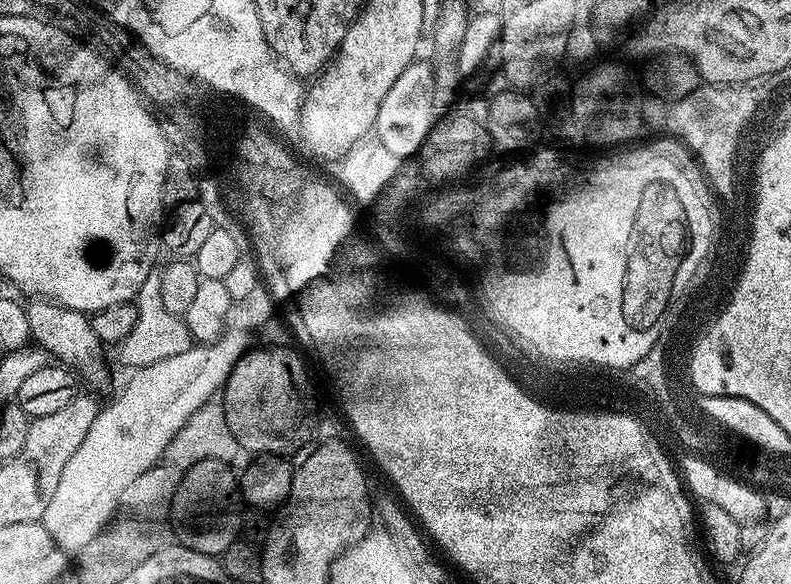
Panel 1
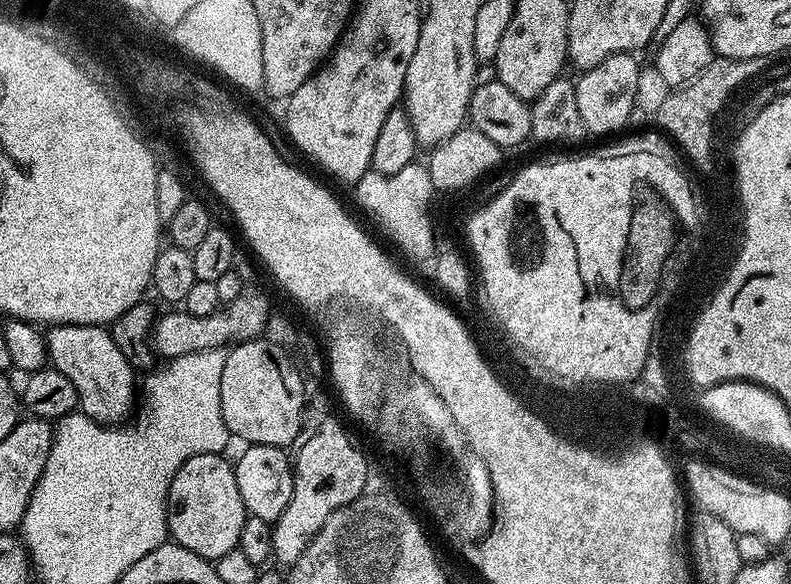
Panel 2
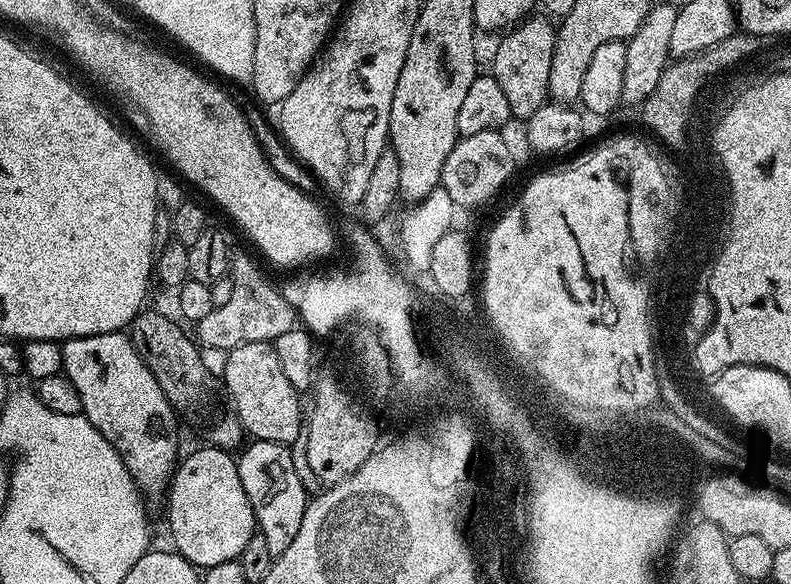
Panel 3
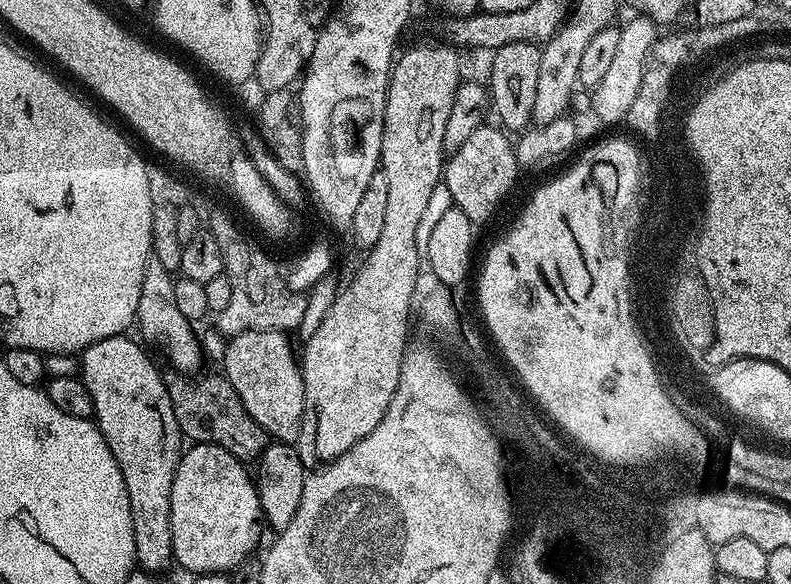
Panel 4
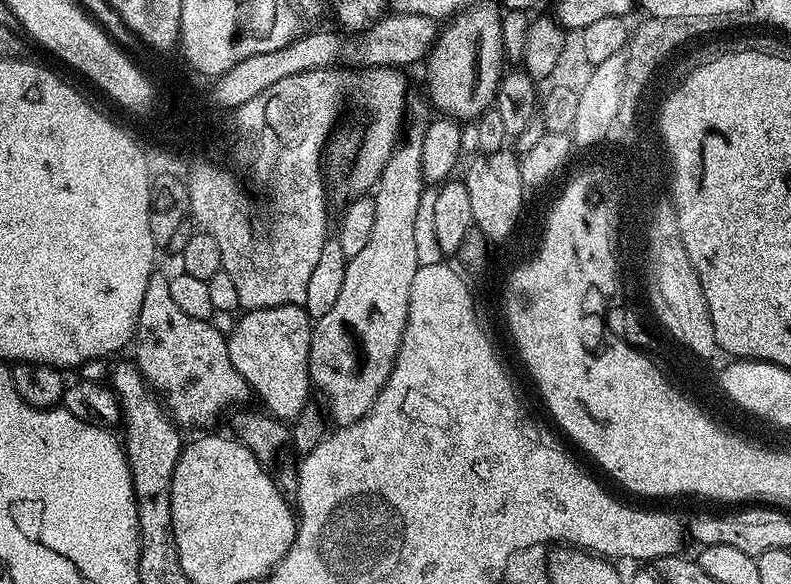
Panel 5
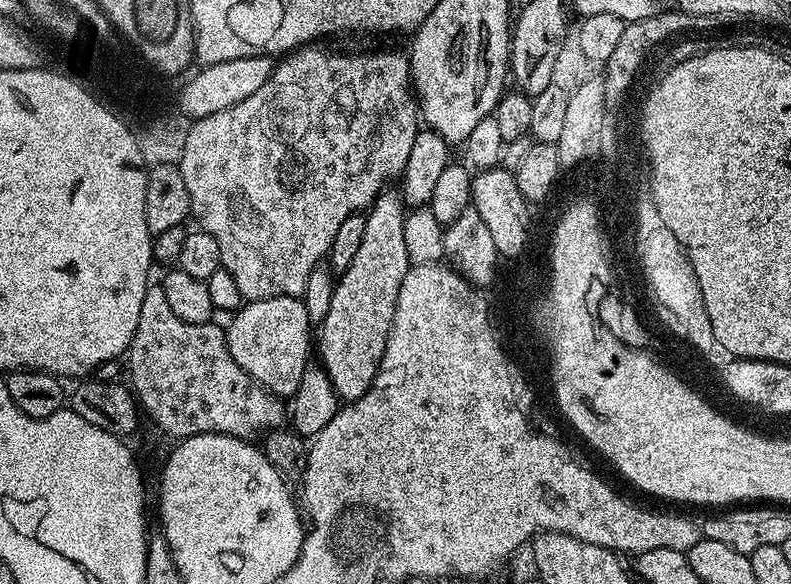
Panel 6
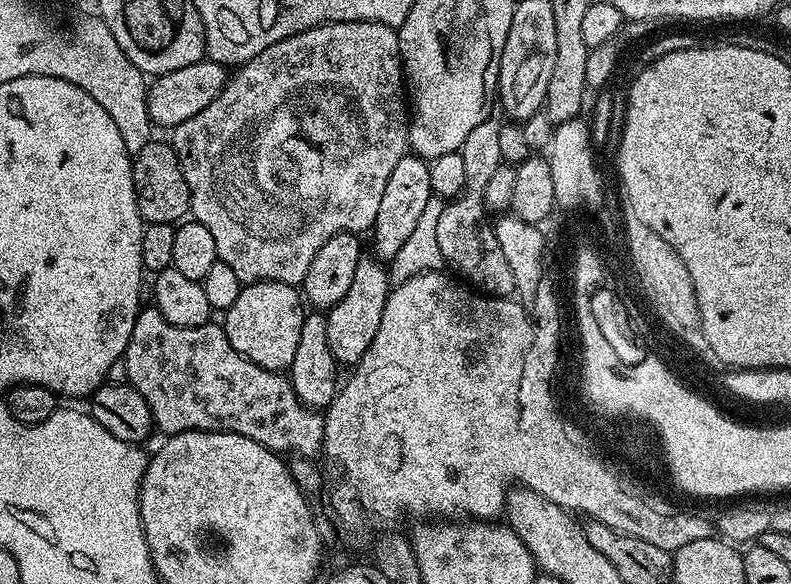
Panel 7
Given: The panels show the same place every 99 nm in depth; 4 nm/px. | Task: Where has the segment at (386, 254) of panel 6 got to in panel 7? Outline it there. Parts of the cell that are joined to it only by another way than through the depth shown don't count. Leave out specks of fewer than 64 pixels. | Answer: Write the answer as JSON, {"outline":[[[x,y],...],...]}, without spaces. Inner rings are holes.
{"outline":[[[368,254],[361,255],[358,270],[354,273],[354,282],[350,290],[346,290],[346,298],[342,298],[342,302],[326,312],[330,350],[341,365],[356,365],[370,342],[374,342],[374,334],[378,334],[378,322],[382,322],[382,310],[388,301],[389,291],[389,269],[379,259],[371,260]]]}

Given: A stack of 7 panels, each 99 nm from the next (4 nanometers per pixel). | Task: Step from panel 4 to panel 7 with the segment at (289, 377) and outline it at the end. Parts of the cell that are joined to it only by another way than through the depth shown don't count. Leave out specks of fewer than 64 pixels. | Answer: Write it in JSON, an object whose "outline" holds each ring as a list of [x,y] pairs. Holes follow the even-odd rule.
{"outline":[[[259,280],[256,284],[246,284],[241,287],[234,306],[230,306],[223,313],[222,327],[230,346],[234,346],[238,354],[242,354],[247,360],[266,370],[283,373],[294,362],[294,350],[298,347],[298,334],[302,334],[302,322],[305,315],[306,308],[302,303],[302,296],[297,285],[273,280]]]}

